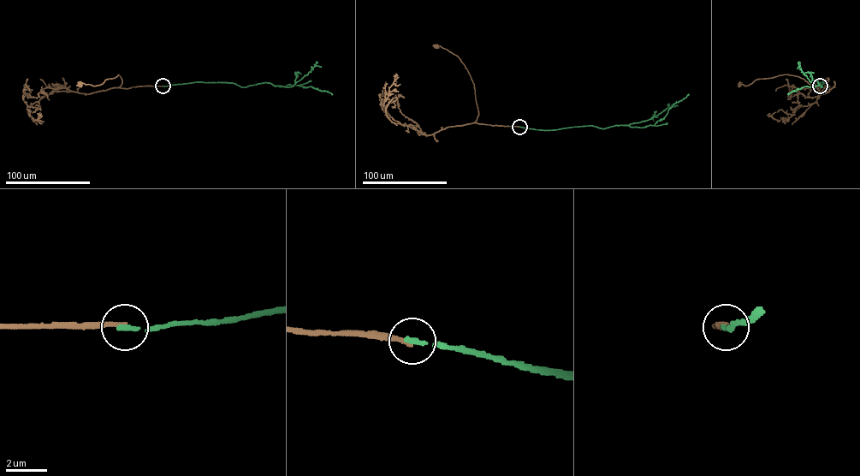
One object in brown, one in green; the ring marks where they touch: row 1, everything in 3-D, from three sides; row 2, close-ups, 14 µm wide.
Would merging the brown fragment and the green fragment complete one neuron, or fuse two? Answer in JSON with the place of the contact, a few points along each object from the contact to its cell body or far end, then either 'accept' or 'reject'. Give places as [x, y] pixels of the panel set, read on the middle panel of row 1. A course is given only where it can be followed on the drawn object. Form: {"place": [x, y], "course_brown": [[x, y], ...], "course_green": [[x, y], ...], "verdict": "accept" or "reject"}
{"place": [519, 127], "course_brown": [[519, 127], [476, 122], [478, 114], [474, 85], [467, 69], [457, 56], [435, 46]], "course_green": [[519, 127], [545, 130], [593, 125], [604, 128], [619, 125], [643, 127], [661, 120], [674, 104], [688, 94]], "verdict": "reject"}

